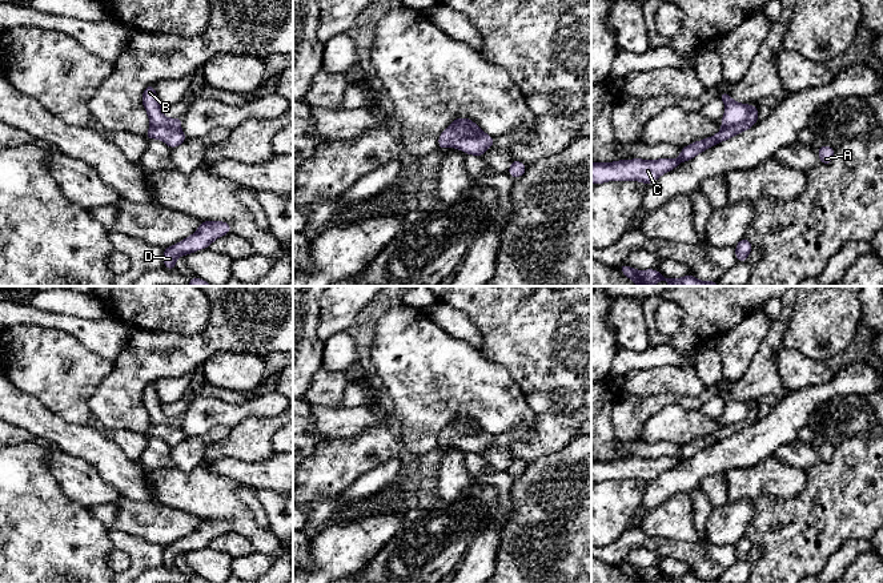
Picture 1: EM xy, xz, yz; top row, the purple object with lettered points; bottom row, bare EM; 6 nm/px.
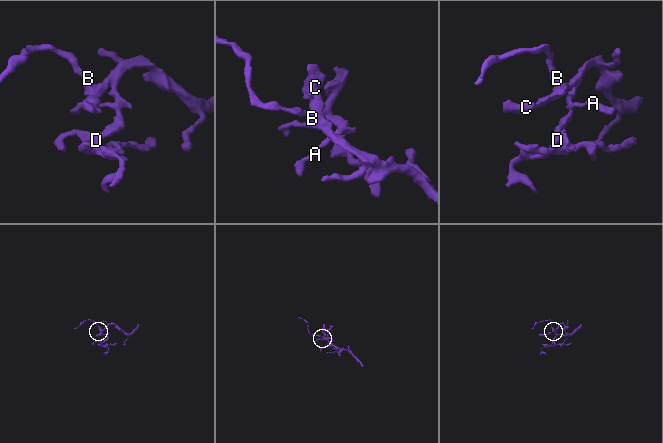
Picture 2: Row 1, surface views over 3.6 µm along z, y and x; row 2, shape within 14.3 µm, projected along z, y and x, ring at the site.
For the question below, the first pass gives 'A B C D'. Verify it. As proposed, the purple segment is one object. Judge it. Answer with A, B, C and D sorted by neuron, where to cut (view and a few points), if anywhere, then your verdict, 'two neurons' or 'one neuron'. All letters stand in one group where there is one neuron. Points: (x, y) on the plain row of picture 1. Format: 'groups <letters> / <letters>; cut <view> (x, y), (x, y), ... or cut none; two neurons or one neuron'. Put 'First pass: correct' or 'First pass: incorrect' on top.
First pass: incorrect
groups A C D / B; cut yz (750, 403), (750, 411), (743, 419), (723, 425); two neurons

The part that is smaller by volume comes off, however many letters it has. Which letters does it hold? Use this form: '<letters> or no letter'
B

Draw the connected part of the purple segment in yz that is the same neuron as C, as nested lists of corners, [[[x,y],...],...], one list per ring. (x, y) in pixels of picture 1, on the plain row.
[[[750,403],[750,413],[742,422],[723,425],[717,433],[689,442],[681,447],[679,455],[674,458],[618,458],[614,461],[591,461],[591,482],[605,482],[607,479],[639,479],[645,483],[655,481],[662,473],[674,469],[681,461],[693,458],[706,447],[736,434],[758,421],[756,403]]]

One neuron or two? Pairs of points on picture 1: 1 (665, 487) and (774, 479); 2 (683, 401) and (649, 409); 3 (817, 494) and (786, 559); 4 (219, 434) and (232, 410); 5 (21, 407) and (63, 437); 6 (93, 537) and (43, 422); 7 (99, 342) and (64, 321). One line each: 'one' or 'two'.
1: two
2: one
3: one
4: two
5: one
6: two
7: one

